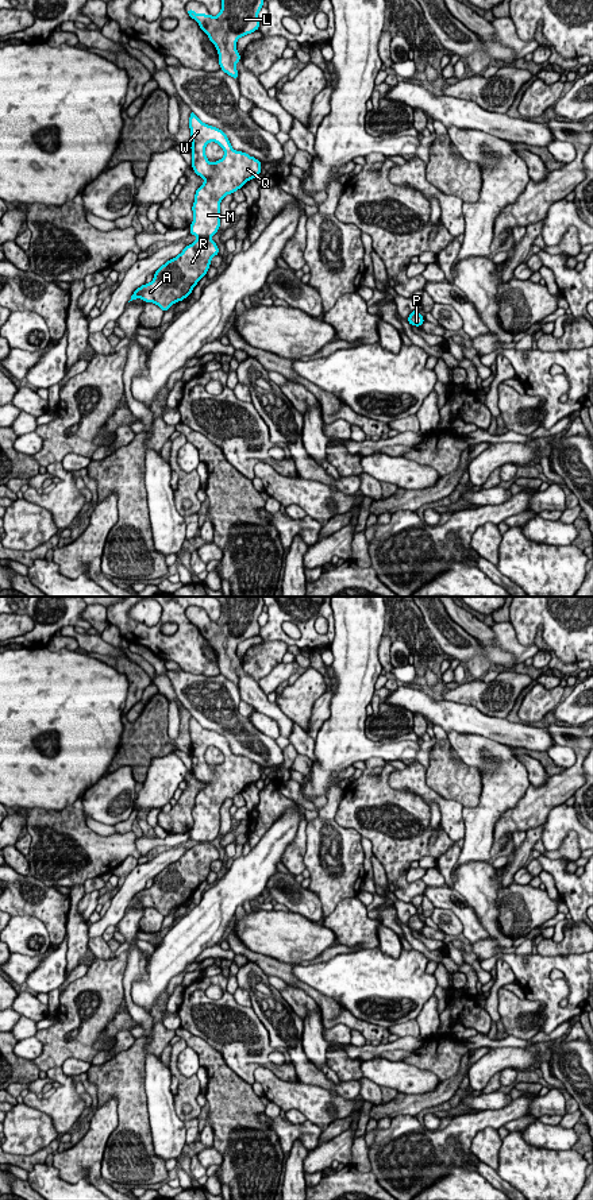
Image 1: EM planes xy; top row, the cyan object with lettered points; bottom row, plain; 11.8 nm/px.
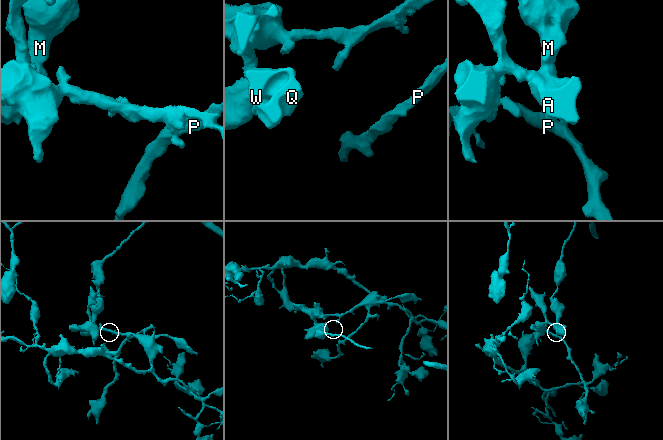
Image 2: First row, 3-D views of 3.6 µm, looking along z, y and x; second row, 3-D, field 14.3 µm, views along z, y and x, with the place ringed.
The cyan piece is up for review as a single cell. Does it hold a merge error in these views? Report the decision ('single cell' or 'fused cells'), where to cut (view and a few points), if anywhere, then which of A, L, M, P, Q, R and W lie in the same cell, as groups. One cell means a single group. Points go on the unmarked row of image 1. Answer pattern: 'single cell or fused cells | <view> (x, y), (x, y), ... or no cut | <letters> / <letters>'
fused cells | xy (199, 841), (210, 842) | A P R / L M Q W

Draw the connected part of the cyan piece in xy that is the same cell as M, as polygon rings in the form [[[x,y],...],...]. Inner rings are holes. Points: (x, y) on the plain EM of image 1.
[[[193,717],[189,721],[192,741],[192,773],[204,783],[195,798],[192,810],[193,827],[190,840],[211,842],[220,831],[220,807],[226,799],[232,799],[249,784],[261,779],[262,768],[243,756],[236,756],[224,736],[204,729]],[[209,746],[217,748],[224,761],[211,768],[204,757]]]

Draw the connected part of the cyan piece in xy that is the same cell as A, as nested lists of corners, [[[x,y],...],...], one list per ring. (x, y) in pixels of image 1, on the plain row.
[[[211,842],[196,844],[162,869],[154,877],[153,885],[138,892],[130,906],[142,903],[158,910],[163,917],[169,915],[173,908],[185,904],[207,880],[215,860],[219,860],[219,852]]]

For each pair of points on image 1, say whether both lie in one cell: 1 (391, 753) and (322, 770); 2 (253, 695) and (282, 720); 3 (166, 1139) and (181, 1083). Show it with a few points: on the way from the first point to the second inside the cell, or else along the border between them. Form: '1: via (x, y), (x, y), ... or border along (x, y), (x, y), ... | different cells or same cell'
1: via (373, 749), (342, 749), (339, 752) | same cell
2: via (260, 702), (276, 713) | same cell
3: border along (169, 1075), (174, 1111), (183, 1122) | different cells

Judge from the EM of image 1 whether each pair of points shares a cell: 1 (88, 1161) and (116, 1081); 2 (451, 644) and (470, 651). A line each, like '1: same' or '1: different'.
1: different
2: same

